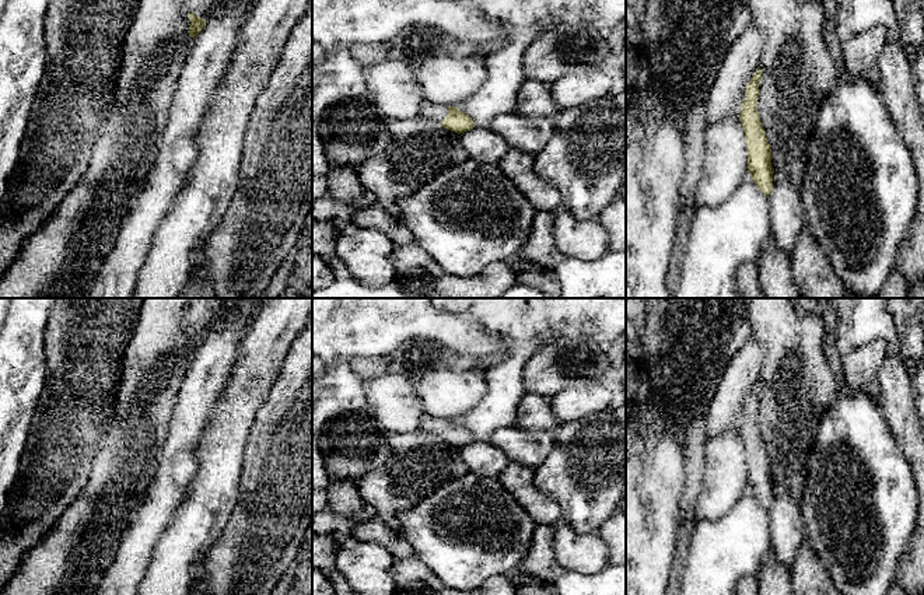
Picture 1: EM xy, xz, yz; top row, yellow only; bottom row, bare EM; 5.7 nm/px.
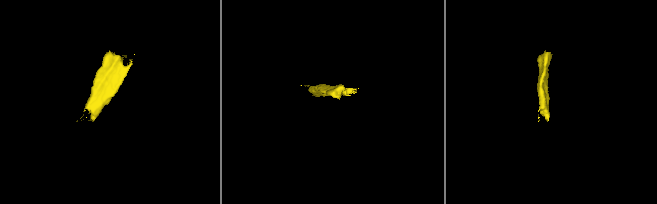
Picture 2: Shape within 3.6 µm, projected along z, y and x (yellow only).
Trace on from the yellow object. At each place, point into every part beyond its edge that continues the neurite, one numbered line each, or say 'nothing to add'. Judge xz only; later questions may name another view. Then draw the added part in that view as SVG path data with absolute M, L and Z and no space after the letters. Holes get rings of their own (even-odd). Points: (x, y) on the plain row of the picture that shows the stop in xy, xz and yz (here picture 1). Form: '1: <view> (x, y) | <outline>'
1: xz (430, 424) | M423 414L420 419L419 430L442 437L442 433L448 428L448 420Z

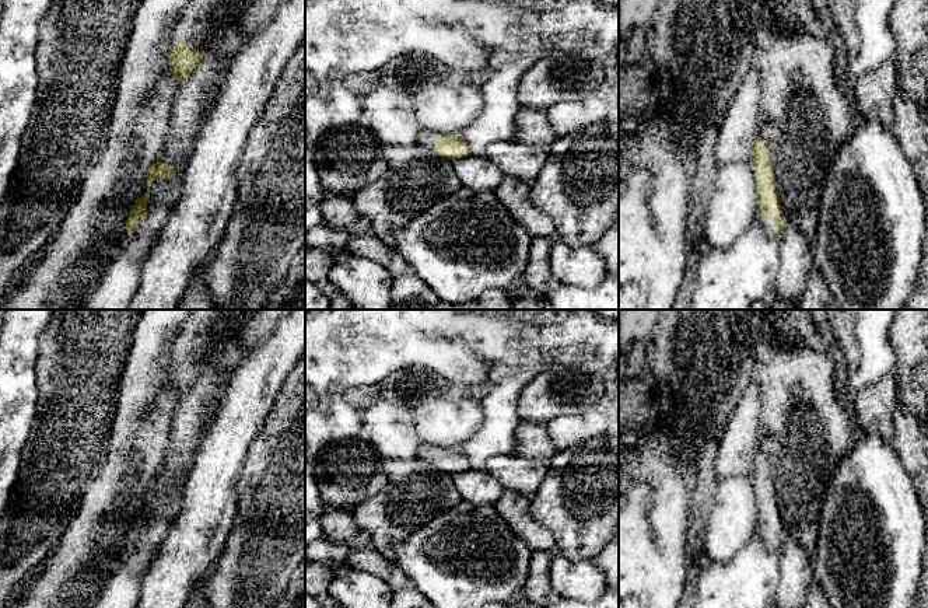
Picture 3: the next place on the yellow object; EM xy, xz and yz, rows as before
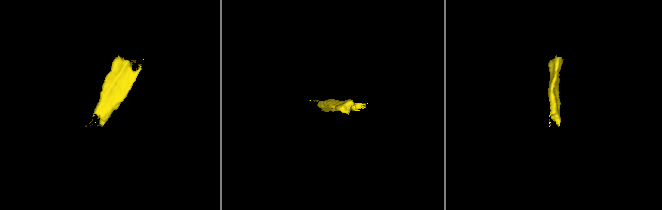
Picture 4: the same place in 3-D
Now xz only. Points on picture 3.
1: xz (426, 451) | M424 444L417 450L416 458L426 460L426 461L433 464L434 462L434 454L435 454L434 447Z

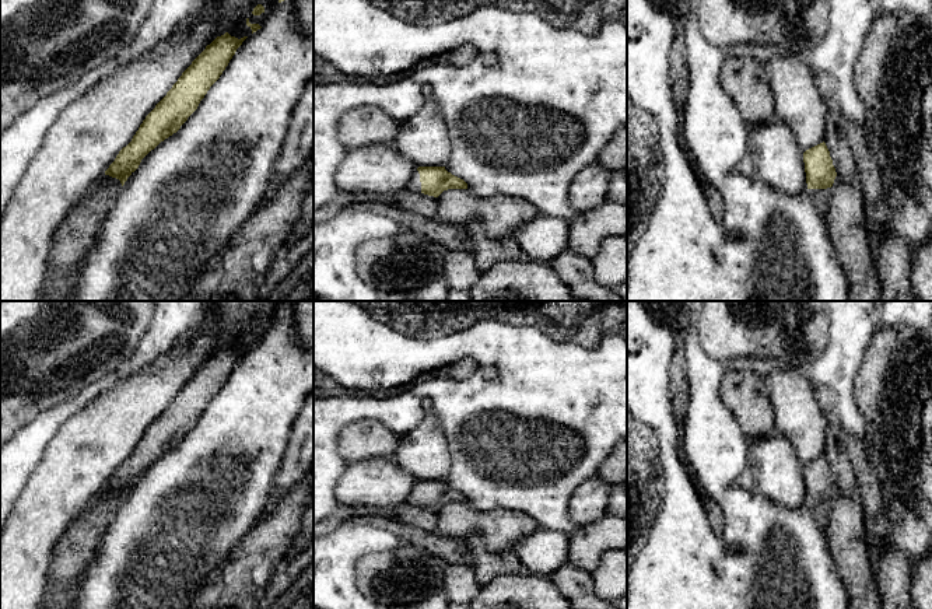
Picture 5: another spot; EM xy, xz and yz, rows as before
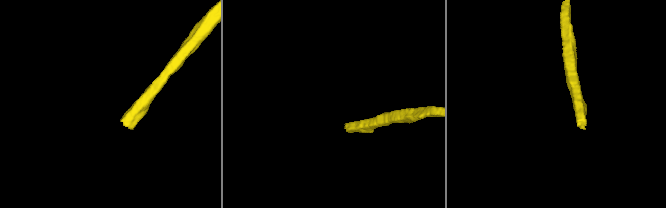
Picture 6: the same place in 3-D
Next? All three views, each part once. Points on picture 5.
1: xz (414, 499) | M417 483L414 484L409 494L407 504L411 507L421 507L420 487Z

